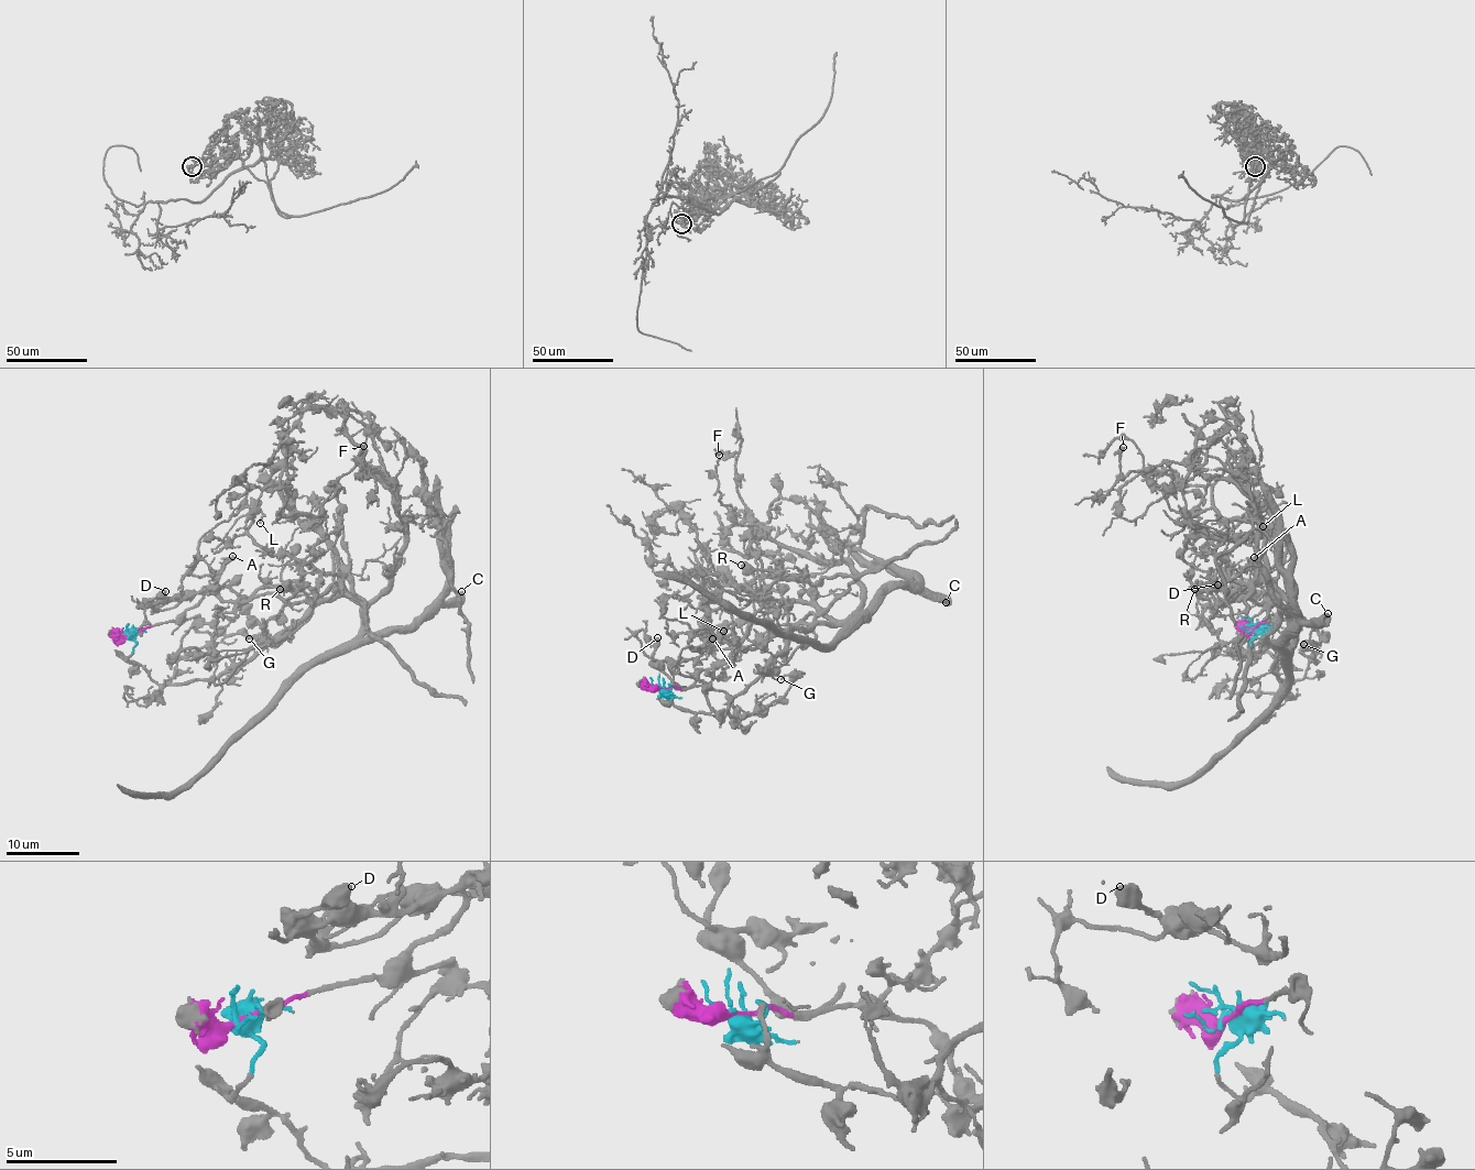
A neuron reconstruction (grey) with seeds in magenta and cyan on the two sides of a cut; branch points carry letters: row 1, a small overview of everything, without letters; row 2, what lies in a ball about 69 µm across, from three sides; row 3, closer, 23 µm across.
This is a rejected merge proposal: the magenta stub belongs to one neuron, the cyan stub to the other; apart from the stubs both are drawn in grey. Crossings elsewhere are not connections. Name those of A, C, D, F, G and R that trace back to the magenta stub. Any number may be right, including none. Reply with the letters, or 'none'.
D, G, R

